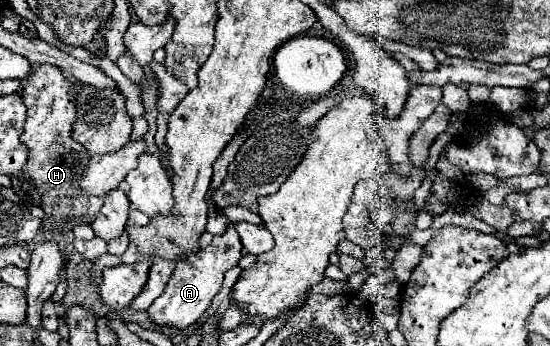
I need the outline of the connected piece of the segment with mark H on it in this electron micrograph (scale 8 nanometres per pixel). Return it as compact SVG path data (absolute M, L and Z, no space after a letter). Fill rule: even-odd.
M38 65L26 79L22 91L24 103L28 107L28 117L20 139L30 149L30 159L24 171L34 181L42 197L42 209L46 211L46 215L52 215L56 219L94 219L102 207L100 197L82 195L82 187L78 187L78 181L82 179L82 175L86 175L86 163L90 161L86 149L72 137L72 123L76 119L76 95L84 85L86 83L82 81L72 83L56 65Z

